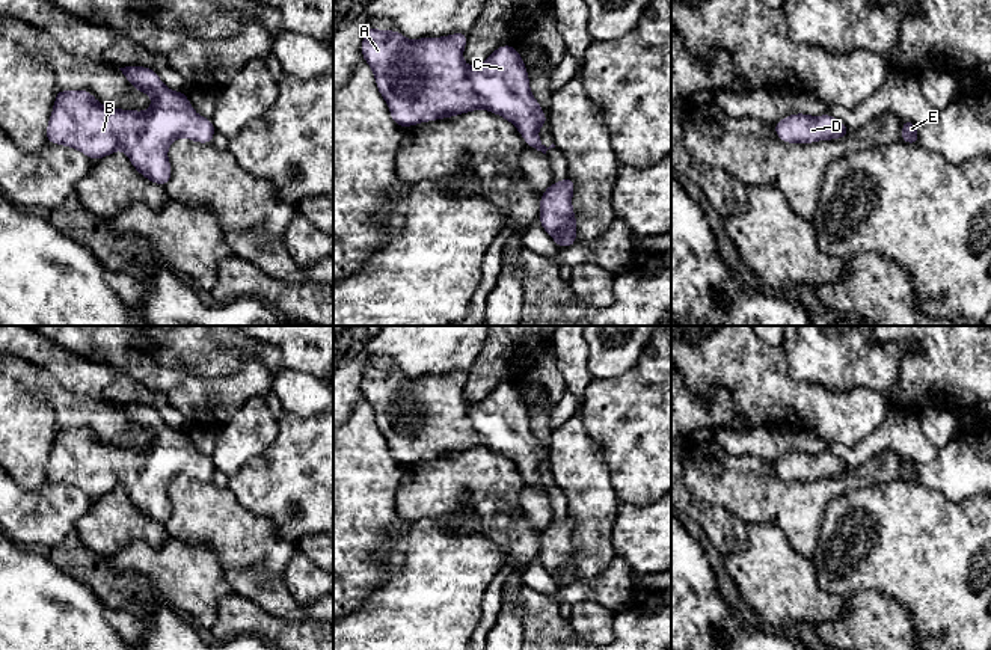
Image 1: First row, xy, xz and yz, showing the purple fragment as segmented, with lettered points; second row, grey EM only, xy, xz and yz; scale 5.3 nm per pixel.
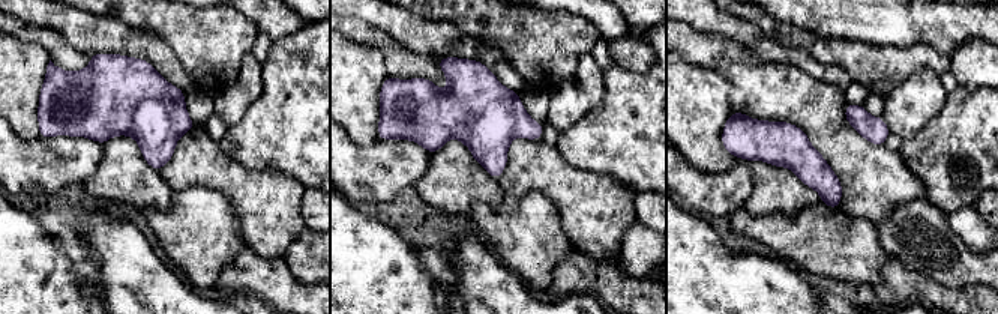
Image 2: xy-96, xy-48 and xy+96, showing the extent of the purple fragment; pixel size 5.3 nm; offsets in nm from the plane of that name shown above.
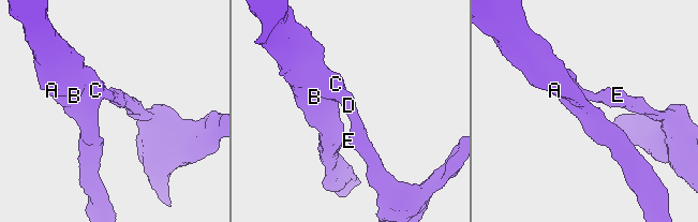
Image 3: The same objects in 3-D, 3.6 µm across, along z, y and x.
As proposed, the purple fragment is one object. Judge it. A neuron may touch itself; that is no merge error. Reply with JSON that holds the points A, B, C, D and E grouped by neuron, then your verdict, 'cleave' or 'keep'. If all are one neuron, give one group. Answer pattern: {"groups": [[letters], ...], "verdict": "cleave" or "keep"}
{"groups": [["A", "B", "C", "D", "E"]], "verdict": "keep"}

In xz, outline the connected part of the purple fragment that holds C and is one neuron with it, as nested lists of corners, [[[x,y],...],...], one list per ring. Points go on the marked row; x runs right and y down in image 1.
[[[365,27],[362,56],[374,72],[376,86],[389,107],[392,121],[403,128],[483,109],[511,122],[528,146],[543,154],[555,148],[554,143],[546,148],[538,139],[538,128],[549,121],[531,94],[520,53],[511,44],[501,45],[484,62],[469,66],[463,60],[466,42],[468,35],[462,32],[412,41],[395,30]]]

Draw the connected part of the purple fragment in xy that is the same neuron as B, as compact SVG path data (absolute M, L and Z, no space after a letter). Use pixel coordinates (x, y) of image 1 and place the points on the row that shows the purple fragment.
M146 66L119 68L130 84L152 98L145 112L107 107L84 89L59 90L47 125L47 142L71 146L81 151L92 161L121 149L128 155L133 167L146 179L166 185L172 175L167 148L178 139L187 137L198 143L211 143L216 128L213 121L199 116L192 107L186 92L175 92L164 86L158 74Z

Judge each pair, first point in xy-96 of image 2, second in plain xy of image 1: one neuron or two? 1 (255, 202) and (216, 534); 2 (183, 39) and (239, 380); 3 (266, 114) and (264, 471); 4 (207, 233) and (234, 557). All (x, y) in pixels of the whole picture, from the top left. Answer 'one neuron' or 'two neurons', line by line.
1: one neuron
2: one neuron
3: one neuron
4: two neurons

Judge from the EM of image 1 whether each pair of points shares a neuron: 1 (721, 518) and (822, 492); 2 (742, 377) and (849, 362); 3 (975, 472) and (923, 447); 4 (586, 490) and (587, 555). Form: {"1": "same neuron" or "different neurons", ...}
{"1": "different neurons", "2": "different neurons", "3": "different neurons", "4": "same neuron"}

